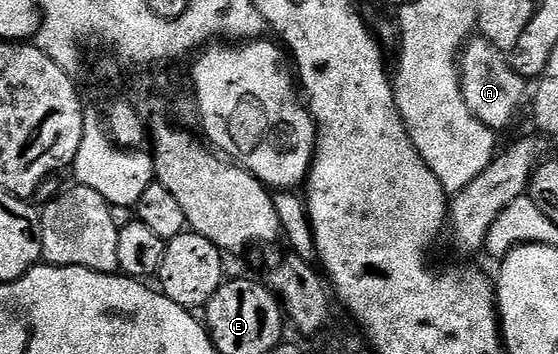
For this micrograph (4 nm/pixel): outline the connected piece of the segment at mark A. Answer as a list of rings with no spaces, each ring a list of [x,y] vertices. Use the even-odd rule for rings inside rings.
[[[470,38],[469,42],[461,48],[459,70],[463,101],[467,101],[467,109],[471,109],[474,120],[487,125],[490,132],[493,133],[511,126],[517,110],[524,103],[526,106],[527,103],[527,95],[525,99],[526,80],[522,76],[516,75],[511,69],[511,65],[507,65],[507,61],[499,53],[499,49],[495,49],[495,45],[491,45],[491,41],[486,39]]]

